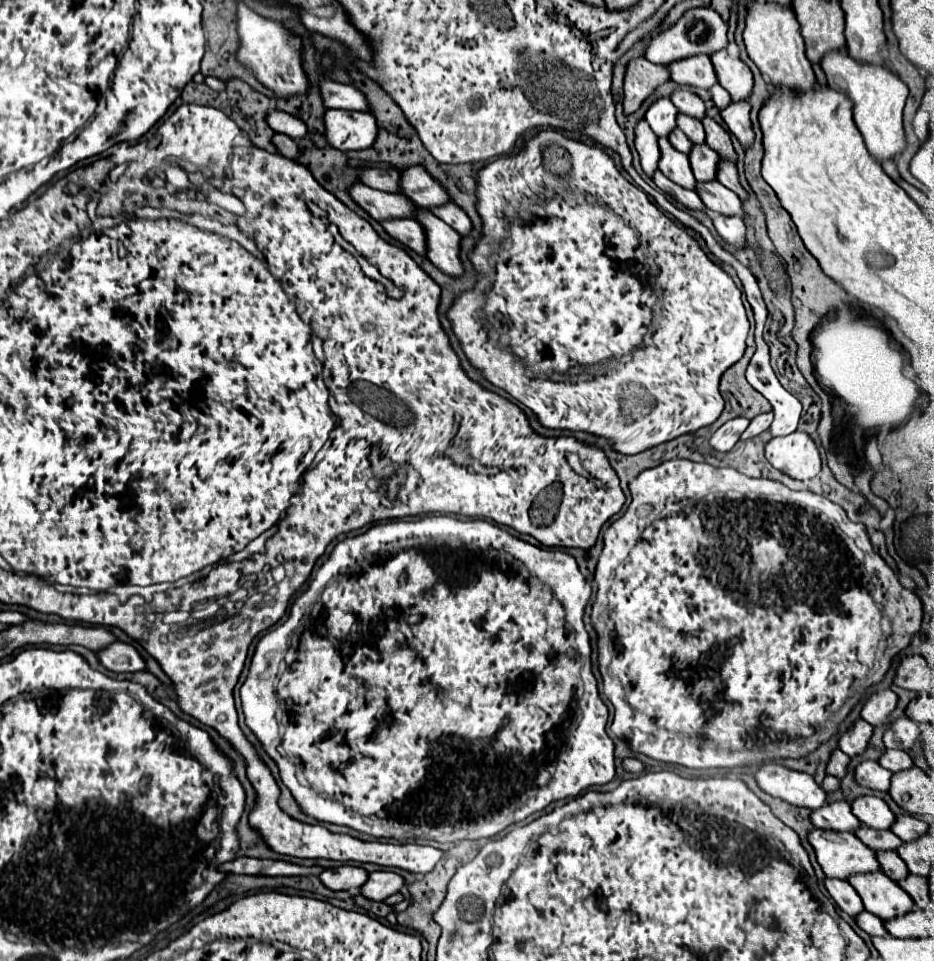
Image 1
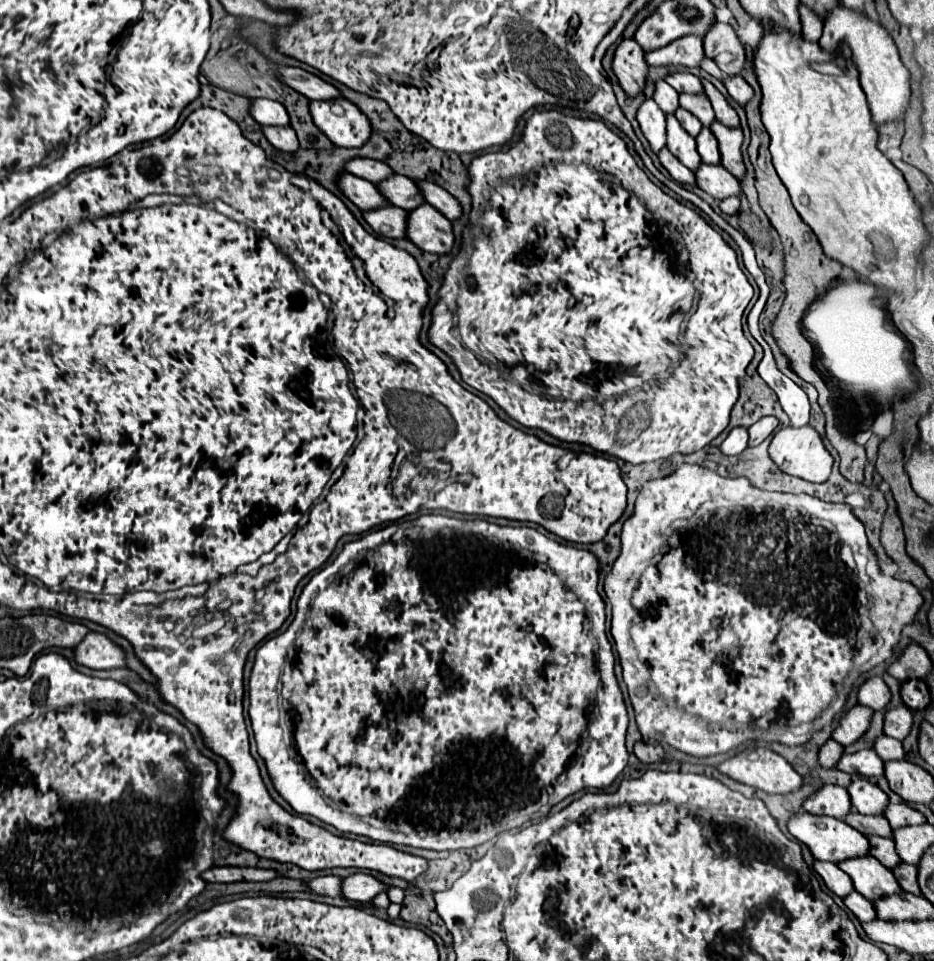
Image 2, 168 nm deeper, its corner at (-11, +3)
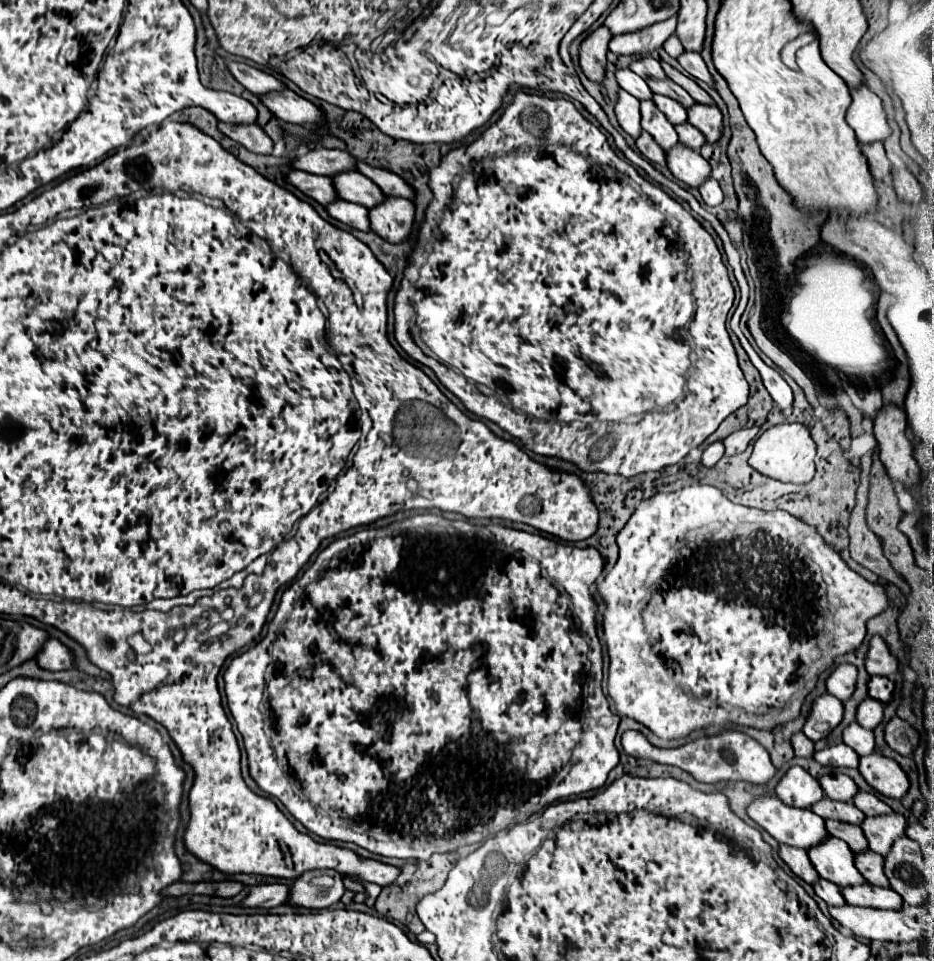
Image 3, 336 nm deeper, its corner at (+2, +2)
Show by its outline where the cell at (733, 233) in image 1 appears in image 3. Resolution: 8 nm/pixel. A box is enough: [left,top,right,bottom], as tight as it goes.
[700,179,724,207]

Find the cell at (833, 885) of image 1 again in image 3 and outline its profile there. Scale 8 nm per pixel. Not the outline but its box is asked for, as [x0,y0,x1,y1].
[780,845,820,885]

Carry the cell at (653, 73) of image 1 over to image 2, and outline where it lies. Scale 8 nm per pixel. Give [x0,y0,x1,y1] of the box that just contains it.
[611,38,647,96]

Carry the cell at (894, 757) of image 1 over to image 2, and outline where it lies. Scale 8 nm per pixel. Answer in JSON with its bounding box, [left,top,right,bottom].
[873,734,903,762]

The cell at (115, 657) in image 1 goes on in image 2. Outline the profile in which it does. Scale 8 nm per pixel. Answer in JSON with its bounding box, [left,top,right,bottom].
[75,632,125,670]

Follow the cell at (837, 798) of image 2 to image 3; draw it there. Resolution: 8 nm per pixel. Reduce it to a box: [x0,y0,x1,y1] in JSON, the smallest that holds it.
[776,767,824,809]

